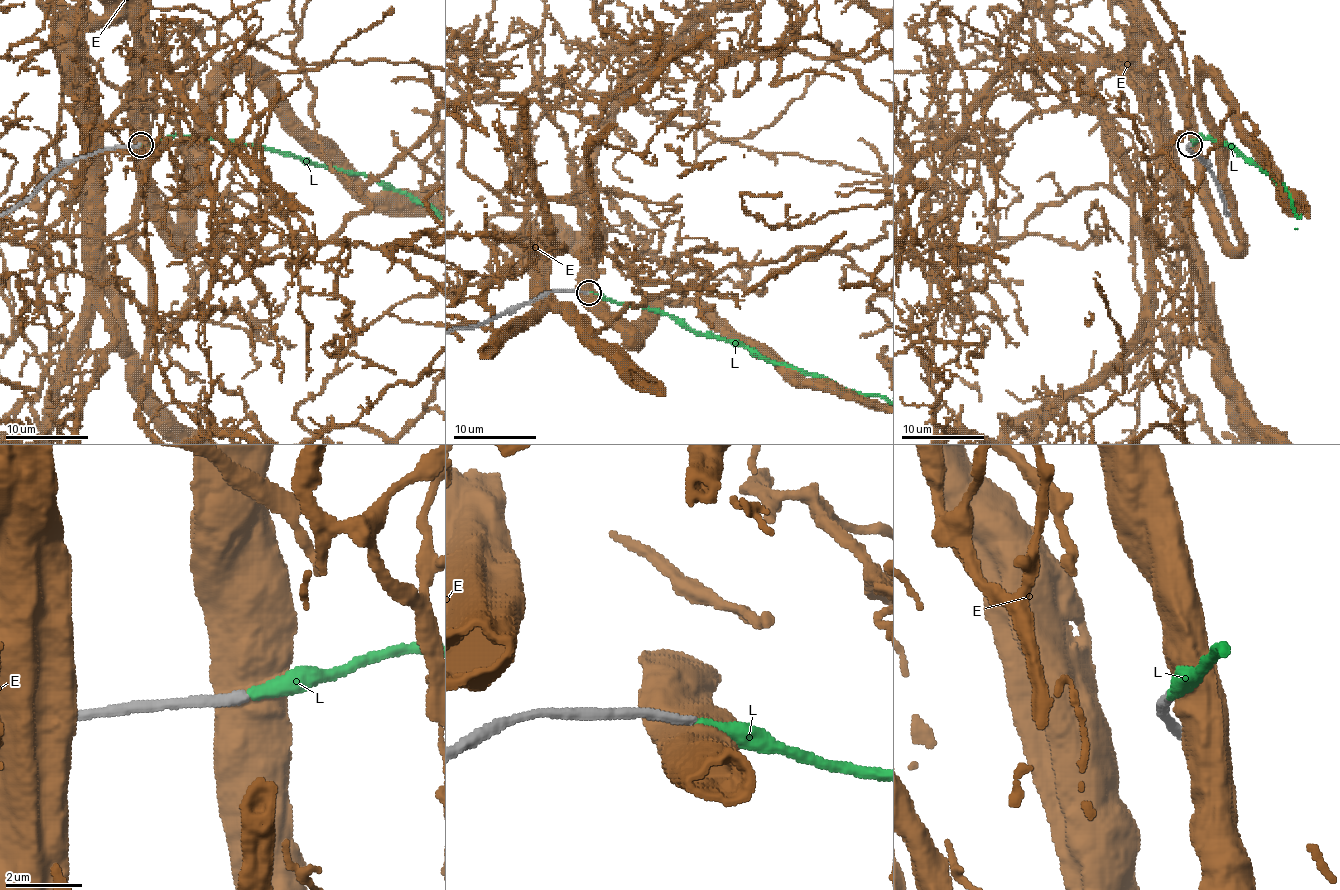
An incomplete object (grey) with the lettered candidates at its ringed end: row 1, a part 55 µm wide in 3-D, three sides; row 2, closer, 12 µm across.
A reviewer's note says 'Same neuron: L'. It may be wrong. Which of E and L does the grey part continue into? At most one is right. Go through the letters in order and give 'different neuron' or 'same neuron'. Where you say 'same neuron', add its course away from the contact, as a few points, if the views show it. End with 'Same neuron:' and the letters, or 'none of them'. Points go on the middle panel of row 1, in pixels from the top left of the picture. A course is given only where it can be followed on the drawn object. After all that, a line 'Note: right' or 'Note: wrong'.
E: different neuron
L: same neuron
Same neuron: L
Note: right

